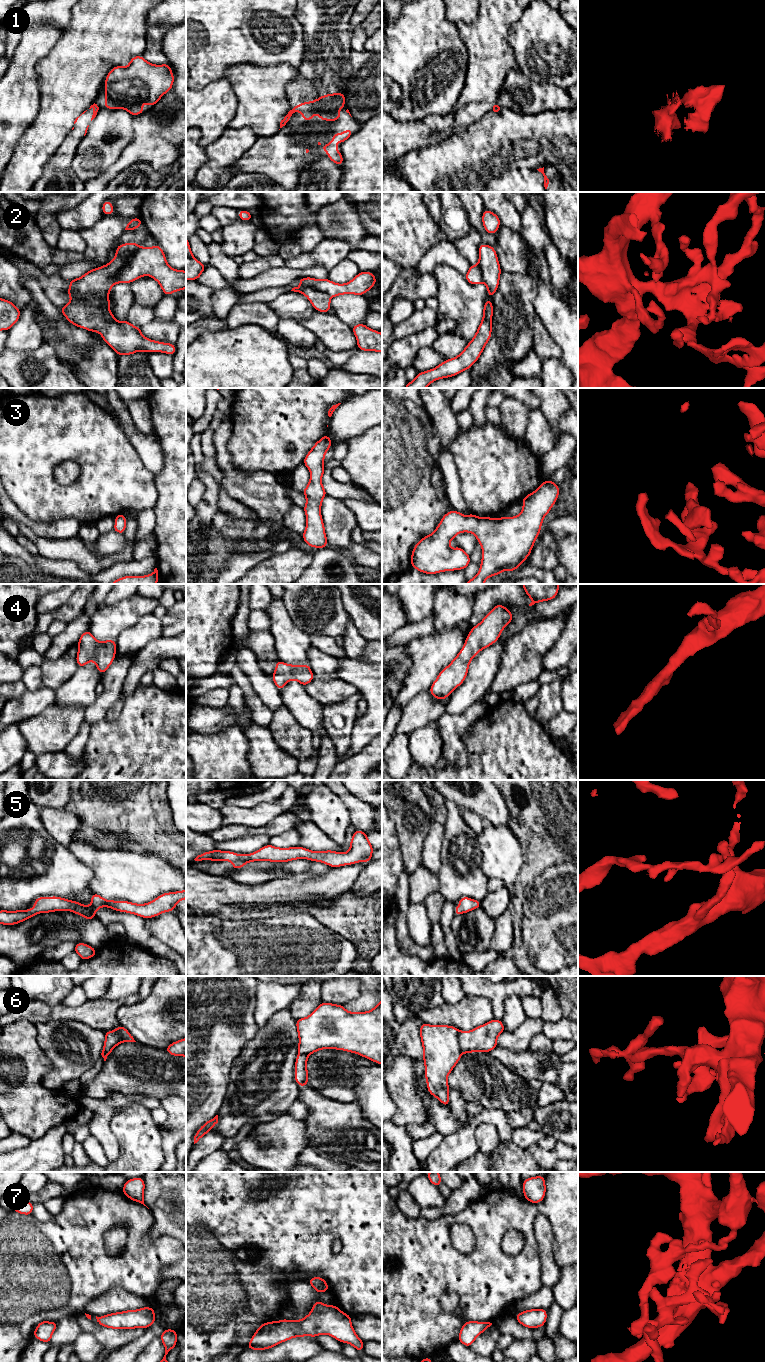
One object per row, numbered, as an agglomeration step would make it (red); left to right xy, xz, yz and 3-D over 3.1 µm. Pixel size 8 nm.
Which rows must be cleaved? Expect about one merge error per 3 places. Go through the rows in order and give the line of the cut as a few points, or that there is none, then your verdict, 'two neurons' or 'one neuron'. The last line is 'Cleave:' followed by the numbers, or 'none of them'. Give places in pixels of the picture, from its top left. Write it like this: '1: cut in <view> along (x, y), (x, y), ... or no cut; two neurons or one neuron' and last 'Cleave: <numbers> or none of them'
1: cut in xz along (292, 108), (293, 111); two neurons
2: no cut; one neuron
3: no cut; one neuron
4: no cut; one neuron
5: no cut; one neuron
6: cut in yz along (459, 1031), (459, 1047), (462, 1052); two neurons
7: no cut; one neuron
Cleave: 1, 6

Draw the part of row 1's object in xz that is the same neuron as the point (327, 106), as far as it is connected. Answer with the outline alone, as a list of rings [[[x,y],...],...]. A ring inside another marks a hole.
[[[345,93],[323,95],[311,102],[293,106],[293,112],[300,111],[304,121],[311,121],[313,114],[319,114],[319,120],[336,121],[341,118],[339,109],[345,107]]]

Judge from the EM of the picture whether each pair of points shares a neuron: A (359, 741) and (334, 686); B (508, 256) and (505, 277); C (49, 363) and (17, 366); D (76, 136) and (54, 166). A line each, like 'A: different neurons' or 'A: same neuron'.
A: different neurons
B: different neurons
C: same neuron
D: same neuron

